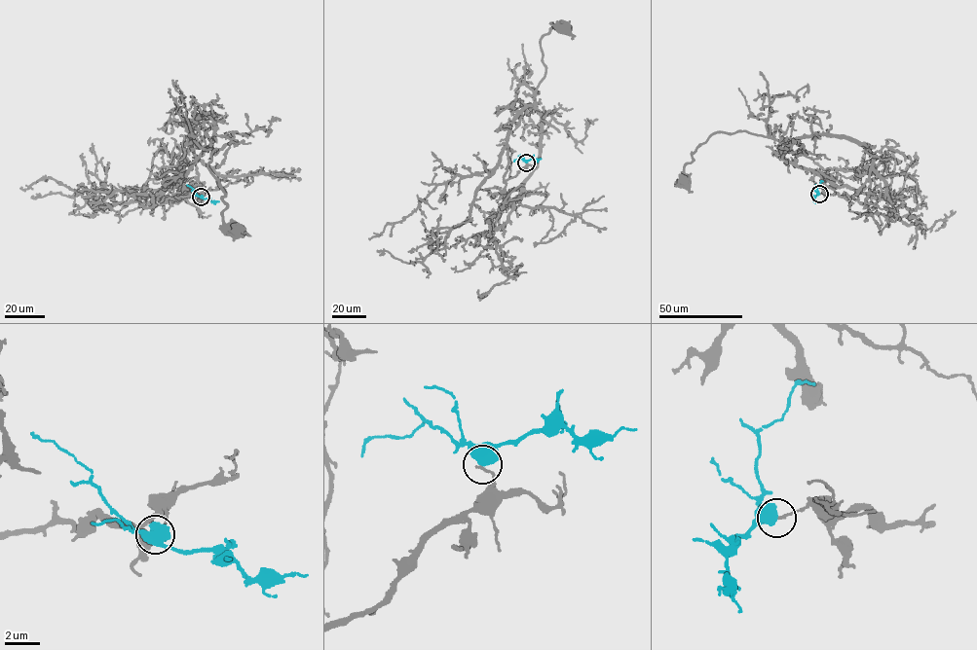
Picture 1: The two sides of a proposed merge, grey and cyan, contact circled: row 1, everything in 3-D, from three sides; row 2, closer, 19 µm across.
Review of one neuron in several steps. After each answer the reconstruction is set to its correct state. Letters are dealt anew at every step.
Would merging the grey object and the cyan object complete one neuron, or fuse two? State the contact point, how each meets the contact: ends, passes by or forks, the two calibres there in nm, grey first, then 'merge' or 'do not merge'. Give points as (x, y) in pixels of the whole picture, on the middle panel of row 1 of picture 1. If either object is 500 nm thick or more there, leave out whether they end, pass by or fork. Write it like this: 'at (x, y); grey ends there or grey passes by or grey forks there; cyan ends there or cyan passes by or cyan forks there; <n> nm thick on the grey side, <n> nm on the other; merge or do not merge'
at (526, 162); 140 nm thick on the grey side, 750 nm on the other; do not merge

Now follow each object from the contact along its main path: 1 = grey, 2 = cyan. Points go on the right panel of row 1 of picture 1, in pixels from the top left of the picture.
1: (819, 194), (837, 193), (812, 170), (784, 158), (780, 142), (743, 130), (712, 133), (692, 153), (683, 182)
2: (819, 194), (817, 186), (822, 181)

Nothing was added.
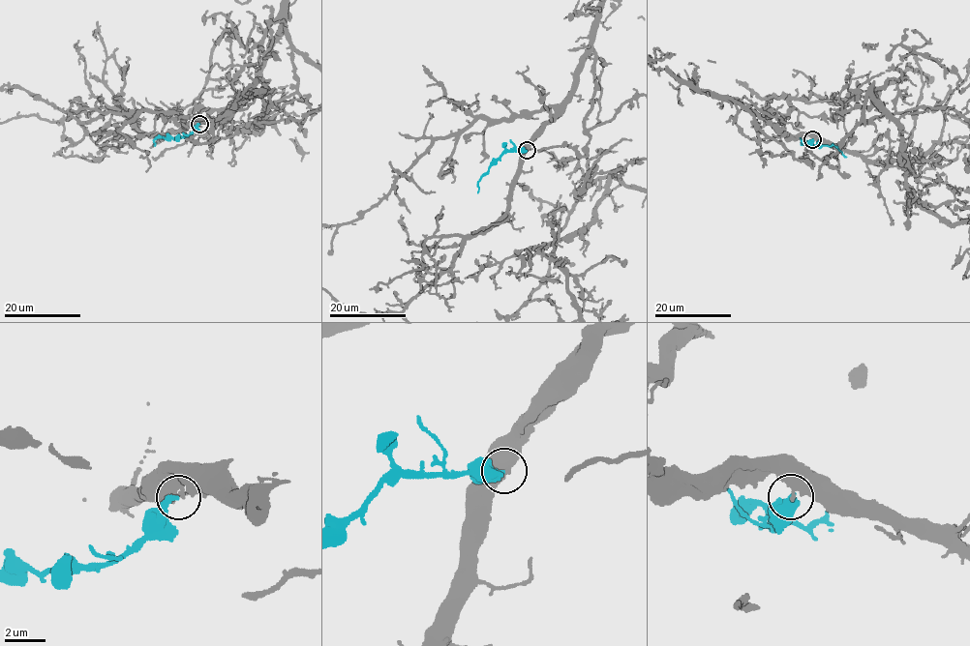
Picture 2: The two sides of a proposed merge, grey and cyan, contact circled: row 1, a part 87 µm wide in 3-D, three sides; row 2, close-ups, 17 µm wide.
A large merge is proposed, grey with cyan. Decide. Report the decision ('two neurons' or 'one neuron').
one neuron

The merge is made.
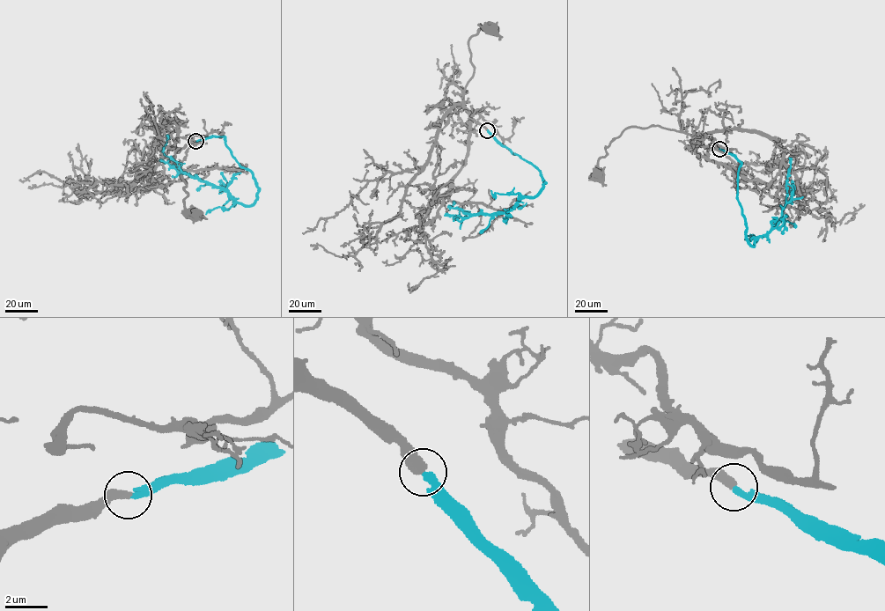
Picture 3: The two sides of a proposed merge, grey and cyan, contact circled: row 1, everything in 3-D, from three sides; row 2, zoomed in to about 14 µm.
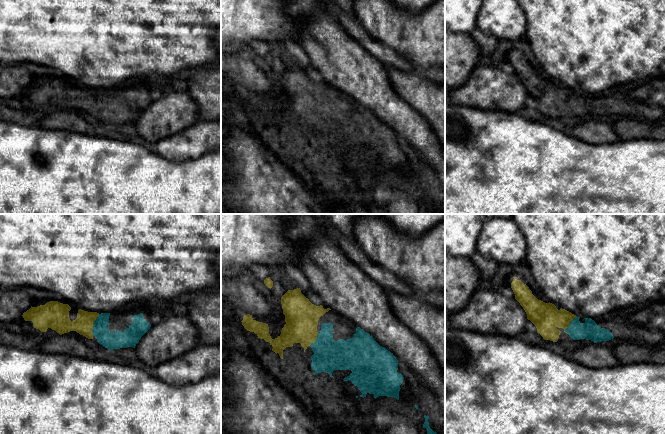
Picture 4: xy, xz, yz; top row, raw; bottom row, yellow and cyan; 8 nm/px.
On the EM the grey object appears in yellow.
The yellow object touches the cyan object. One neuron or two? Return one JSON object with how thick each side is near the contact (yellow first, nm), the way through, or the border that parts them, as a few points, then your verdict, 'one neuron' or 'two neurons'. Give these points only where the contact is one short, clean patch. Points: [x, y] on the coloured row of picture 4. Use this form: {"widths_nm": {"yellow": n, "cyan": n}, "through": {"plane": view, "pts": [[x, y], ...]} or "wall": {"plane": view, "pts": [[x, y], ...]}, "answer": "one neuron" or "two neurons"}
{"widths_nm": {"yellow": 160, "cyan": 140}, "through": {"plane": "xy", "pts": [[83, 324], [93, 325], [109, 340], [116, 340]]}, "answer": "one neuron"}

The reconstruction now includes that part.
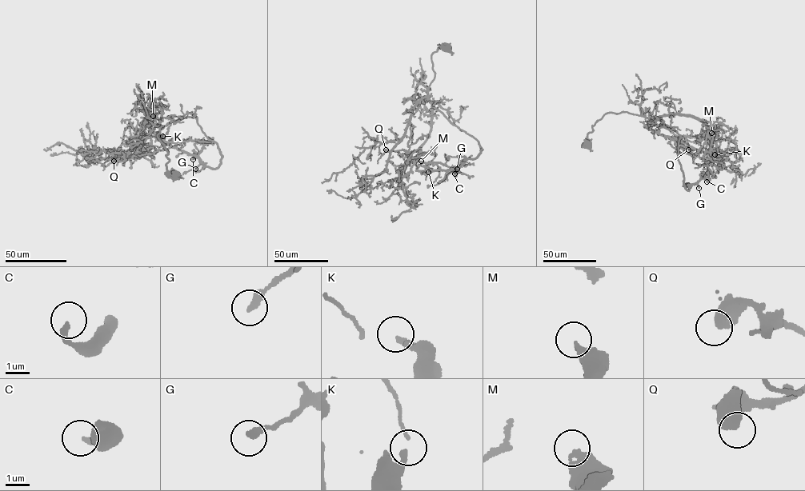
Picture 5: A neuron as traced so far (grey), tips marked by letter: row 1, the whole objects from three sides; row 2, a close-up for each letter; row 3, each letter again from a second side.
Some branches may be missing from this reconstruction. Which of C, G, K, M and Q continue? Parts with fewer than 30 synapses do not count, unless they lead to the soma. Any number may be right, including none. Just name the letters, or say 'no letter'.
no letter

